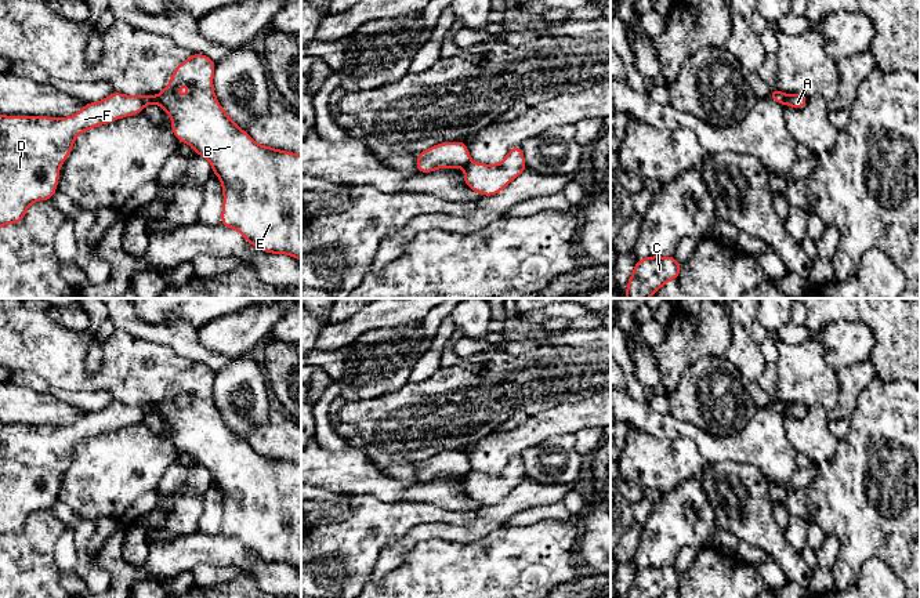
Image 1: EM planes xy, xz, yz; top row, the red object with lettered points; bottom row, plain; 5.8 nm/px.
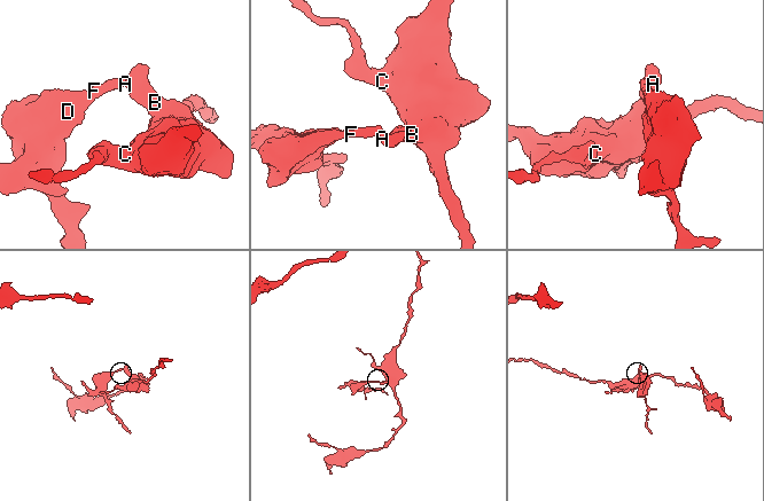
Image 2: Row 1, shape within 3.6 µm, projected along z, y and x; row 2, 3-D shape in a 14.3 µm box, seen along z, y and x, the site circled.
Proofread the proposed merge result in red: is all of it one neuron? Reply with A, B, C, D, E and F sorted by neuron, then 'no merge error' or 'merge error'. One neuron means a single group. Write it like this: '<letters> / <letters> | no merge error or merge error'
A B C E / D F | merge error

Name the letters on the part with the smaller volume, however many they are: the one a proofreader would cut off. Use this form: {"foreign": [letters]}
{"foreign": ["D", "F"]}

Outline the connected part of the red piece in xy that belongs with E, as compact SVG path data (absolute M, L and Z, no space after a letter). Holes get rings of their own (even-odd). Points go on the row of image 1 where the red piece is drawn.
M192 54L186 61L181 62L173 70L170 83L160 94L157 94L157 105L170 115L171 130L175 138L180 142L189 144L193 148L195 153L206 157L211 164L213 173L220 178L222 184L222 195L224 195L221 225L236 229L250 244L253 244L261 251L268 251L271 254L287 254L301 261L301 155L260 145L256 141L253 141L243 128L238 127L232 122L232 119L225 113L225 110L221 108L214 94L214 87L213 87L214 70L215 70L215 62L210 57L204 54ZM182 84L186 84L189 87L189 94L186 97L180 97L175 94L175 91Z

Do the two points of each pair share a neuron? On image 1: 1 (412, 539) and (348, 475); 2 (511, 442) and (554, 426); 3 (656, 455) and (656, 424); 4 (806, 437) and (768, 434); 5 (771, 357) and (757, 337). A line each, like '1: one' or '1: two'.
1: two
2: one
3: two
4: two
5: two

